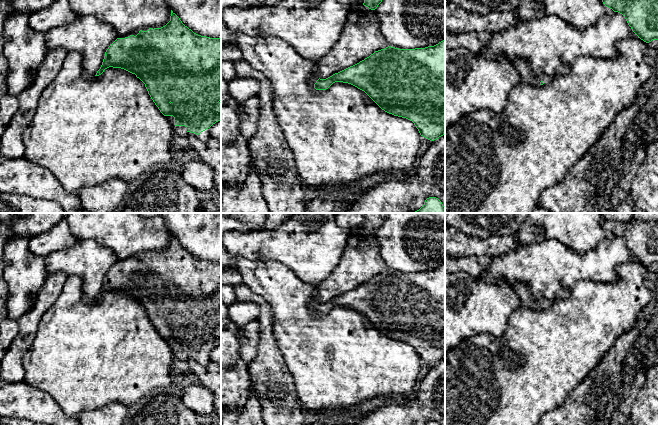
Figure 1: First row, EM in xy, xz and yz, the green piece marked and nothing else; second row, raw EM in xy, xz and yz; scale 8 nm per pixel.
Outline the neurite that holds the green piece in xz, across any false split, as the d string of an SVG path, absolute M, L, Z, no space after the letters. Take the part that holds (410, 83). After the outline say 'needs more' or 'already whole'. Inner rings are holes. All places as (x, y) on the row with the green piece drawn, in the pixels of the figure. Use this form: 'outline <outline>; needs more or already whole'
outline M445 39L425 48L399 49L388 45L326 79L320 79L318 73L310 78L310 86L316 90L326 90L335 82L348 83L364 91L385 112L412 121L420 135L430 141L445 135Z; needs more

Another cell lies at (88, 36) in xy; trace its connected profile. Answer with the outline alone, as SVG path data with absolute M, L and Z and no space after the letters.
M92 15L78 18L46 32L48 51L63 48L83 56L83 69L91 76L100 69L105 52L119 37L113 26L99 21Z

